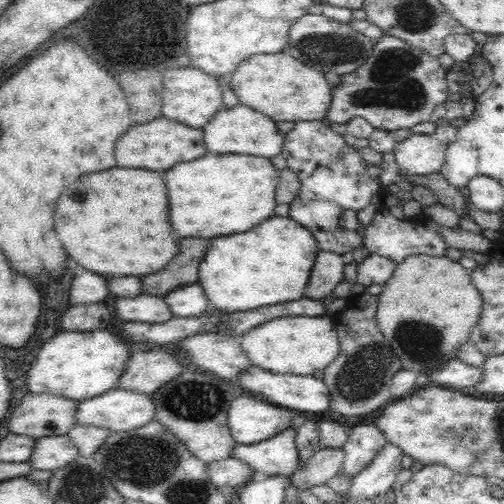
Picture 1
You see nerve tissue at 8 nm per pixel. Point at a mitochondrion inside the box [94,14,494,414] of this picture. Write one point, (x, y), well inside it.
(393, 81)

